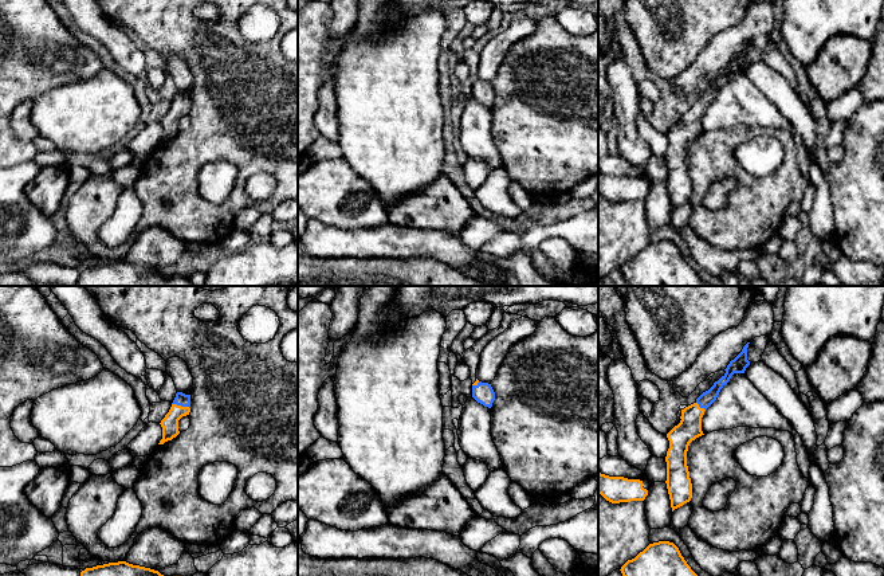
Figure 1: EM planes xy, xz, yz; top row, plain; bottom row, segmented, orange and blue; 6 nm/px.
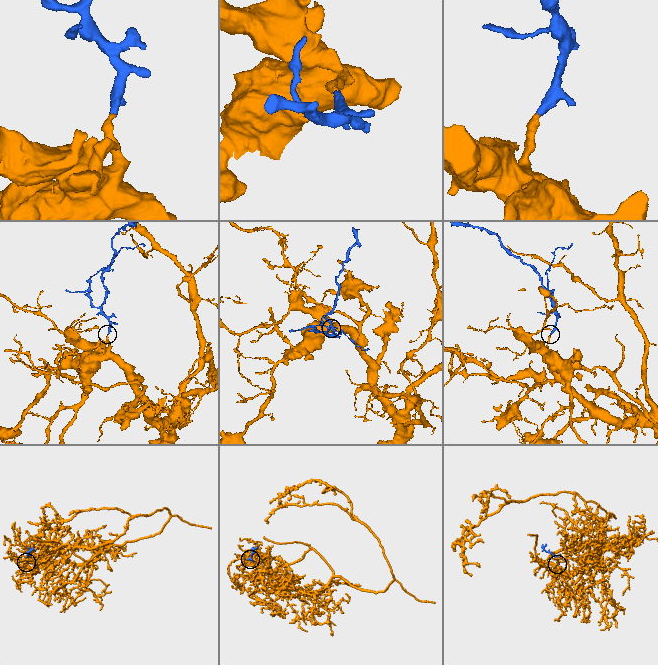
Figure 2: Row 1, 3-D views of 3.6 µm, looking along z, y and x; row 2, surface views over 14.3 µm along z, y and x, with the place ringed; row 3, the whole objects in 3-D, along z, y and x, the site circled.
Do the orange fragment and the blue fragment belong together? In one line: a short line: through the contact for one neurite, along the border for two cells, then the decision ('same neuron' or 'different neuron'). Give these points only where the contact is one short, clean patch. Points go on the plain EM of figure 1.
line xy (169, 122), (180, 105), (181, 98); same neuron

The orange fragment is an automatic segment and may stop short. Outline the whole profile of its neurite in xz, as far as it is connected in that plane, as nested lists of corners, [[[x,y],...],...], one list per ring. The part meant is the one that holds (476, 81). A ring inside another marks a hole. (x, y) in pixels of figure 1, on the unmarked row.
[[[476,78],[476,81],[472,83],[472,97],[484,106],[491,107],[495,99],[495,91],[491,83],[482,82]]]

